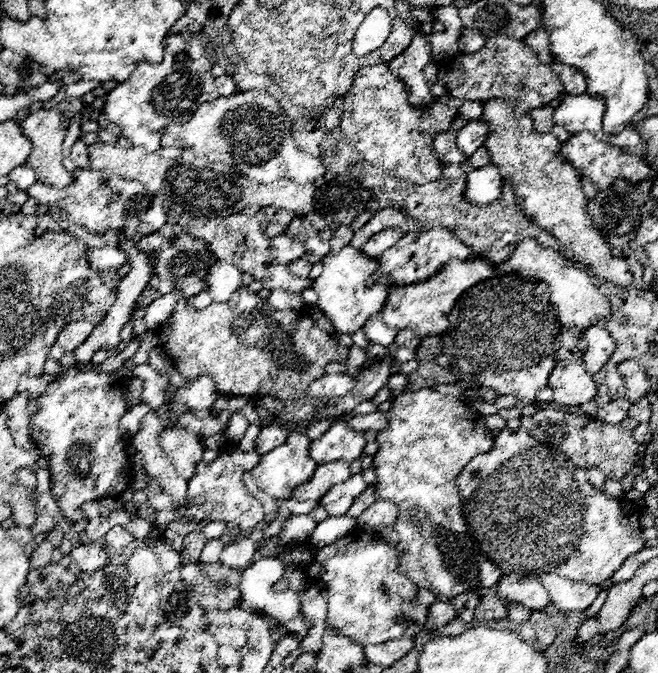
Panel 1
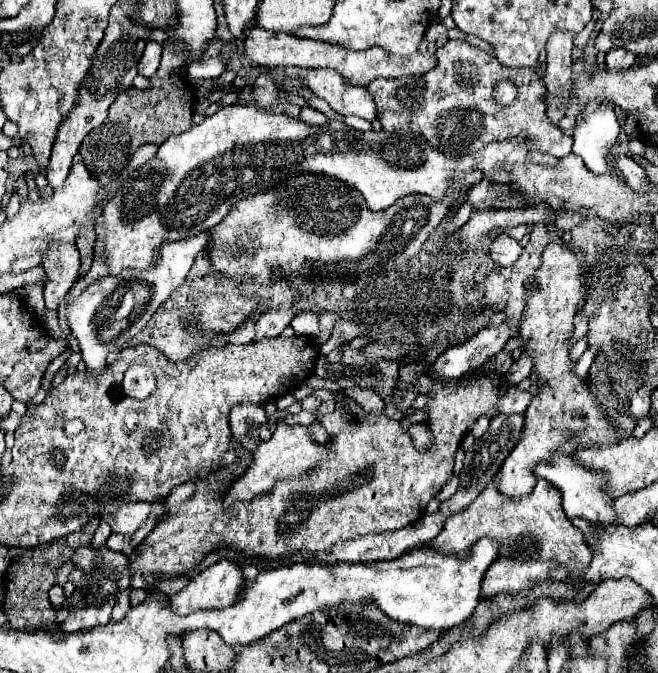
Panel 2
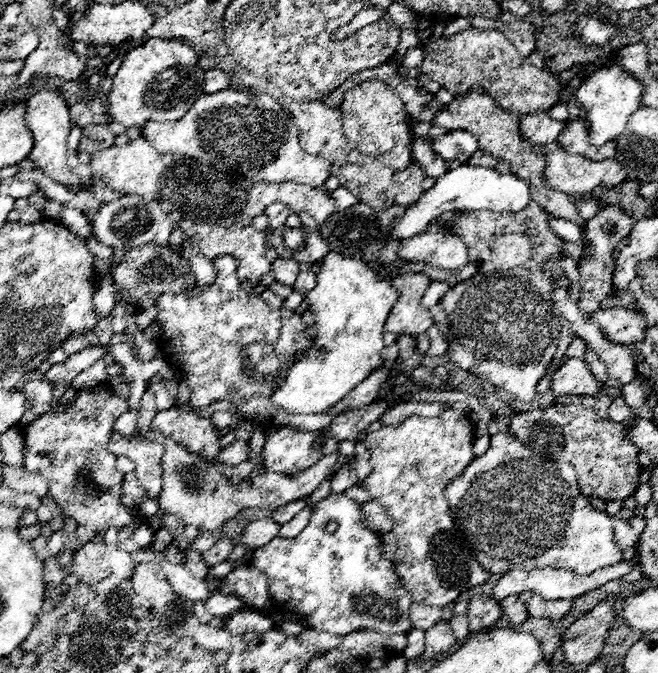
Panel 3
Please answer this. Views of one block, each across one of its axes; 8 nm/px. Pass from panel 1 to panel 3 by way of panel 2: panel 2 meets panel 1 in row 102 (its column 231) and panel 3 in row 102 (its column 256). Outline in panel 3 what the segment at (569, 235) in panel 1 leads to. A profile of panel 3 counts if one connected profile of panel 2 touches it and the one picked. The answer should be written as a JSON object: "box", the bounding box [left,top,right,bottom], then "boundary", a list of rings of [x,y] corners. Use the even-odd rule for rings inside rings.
{"box":[432,90,584,228],"boundary":[[[470,90],[470,92],[464,94],[464,96],[456,96],[452,102],[448,102],[448,104],[440,110],[440,114],[434,116],[432,122],[438,124],[438,126],[444,126],[444,128],[448,128],[448,130],[466,130],[466,132],[472,132],[472,134],[478,138],[478,146],[480,146],[480,150],[484,150],[486,154],[496,156],[502,164],[506,164],[506,166],[510,168],[512,174],[516,174],[520,180],[528,182],[528,188],[530,188],[532,200],[534,200],[542,210],[546,210],[548,214],[552,214],[552,216],[556,216],[556,218],[572,220],[572,222],[576,222],[576,224],[580,224],[580,226],[584,228],[584,224],[582,224],[582,220],[580,220],[580,216],[578,216],[578,212],[576,212],[576,206],[574,206],[572,196],[568,196],[568,194],[564,194],[564,192],[558,192],[558,190],[552,190],[550,186],[544,184],[544,178],[542,178],[544,158],[542,158],[540,154],[534,154],[534,150],[532,150],[534,144],[530,144],[528,140],[524,140],[524,138],[520,136],[520,128],[518,128],[520,118],[514,116],[514,114],[510,114],[510,112],[506,112],[506,110],[502,110],[502,108],[500,108],[500,106],[488,96],[488,94],[484,94],[484,92],[480,92],[480,90]]]}

